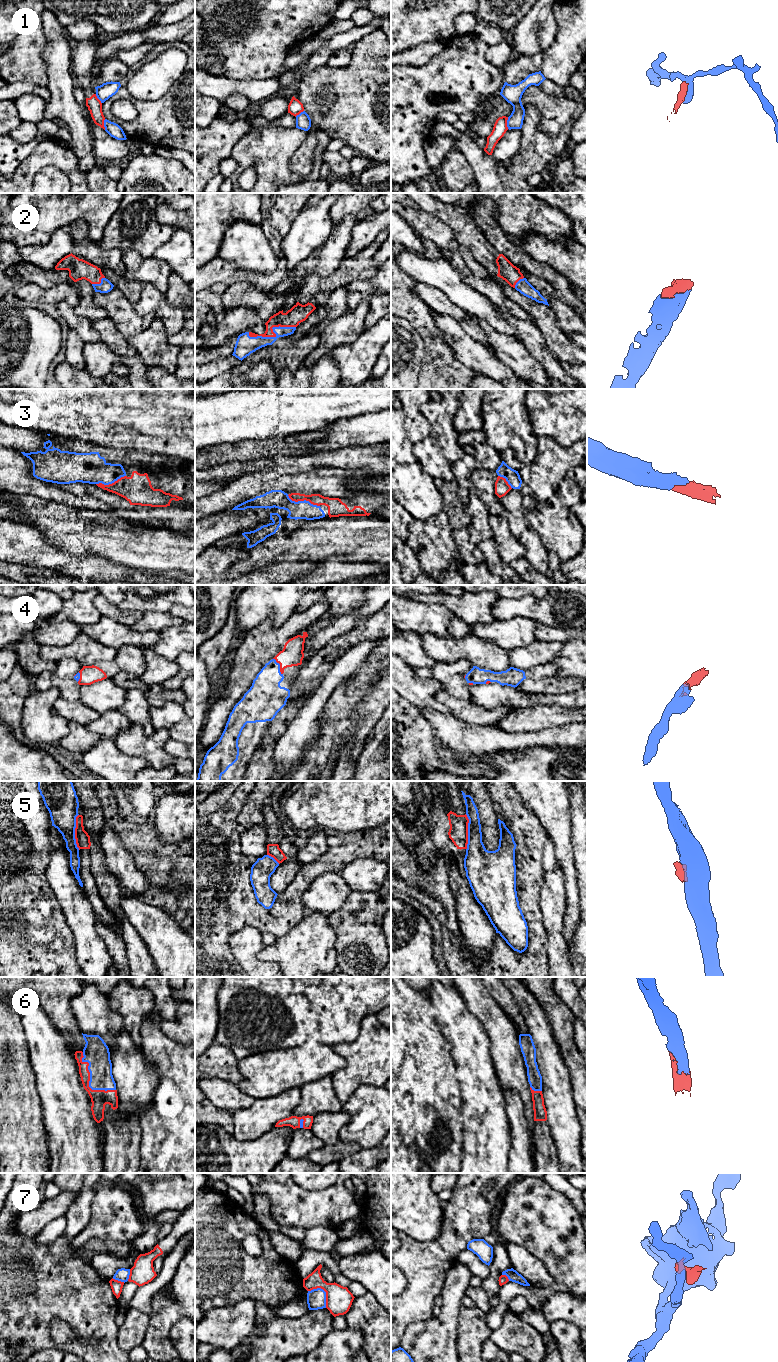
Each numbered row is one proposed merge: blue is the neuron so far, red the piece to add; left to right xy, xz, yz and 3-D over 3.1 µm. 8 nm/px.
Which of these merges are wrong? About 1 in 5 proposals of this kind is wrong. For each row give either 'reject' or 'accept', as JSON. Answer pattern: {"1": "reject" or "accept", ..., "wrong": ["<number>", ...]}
{"1": "reject", "2": "accept", "3": "accept", "4": "accept", "5": "reject", "6": "accept", "7": "reject", "wrong": ["1", "5", "7"]}

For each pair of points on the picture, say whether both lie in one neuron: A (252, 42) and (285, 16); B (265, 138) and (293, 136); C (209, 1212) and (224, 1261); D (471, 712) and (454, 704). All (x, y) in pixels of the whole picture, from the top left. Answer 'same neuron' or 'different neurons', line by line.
A: same neuron
B: same neuron
C: same neuron
D: same neuron

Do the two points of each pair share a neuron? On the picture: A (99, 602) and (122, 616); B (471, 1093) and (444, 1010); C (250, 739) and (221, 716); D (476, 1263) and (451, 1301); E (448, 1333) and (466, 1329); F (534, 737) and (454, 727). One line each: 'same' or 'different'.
A: same
B: same
C: different
D: different
E: different
F: same

